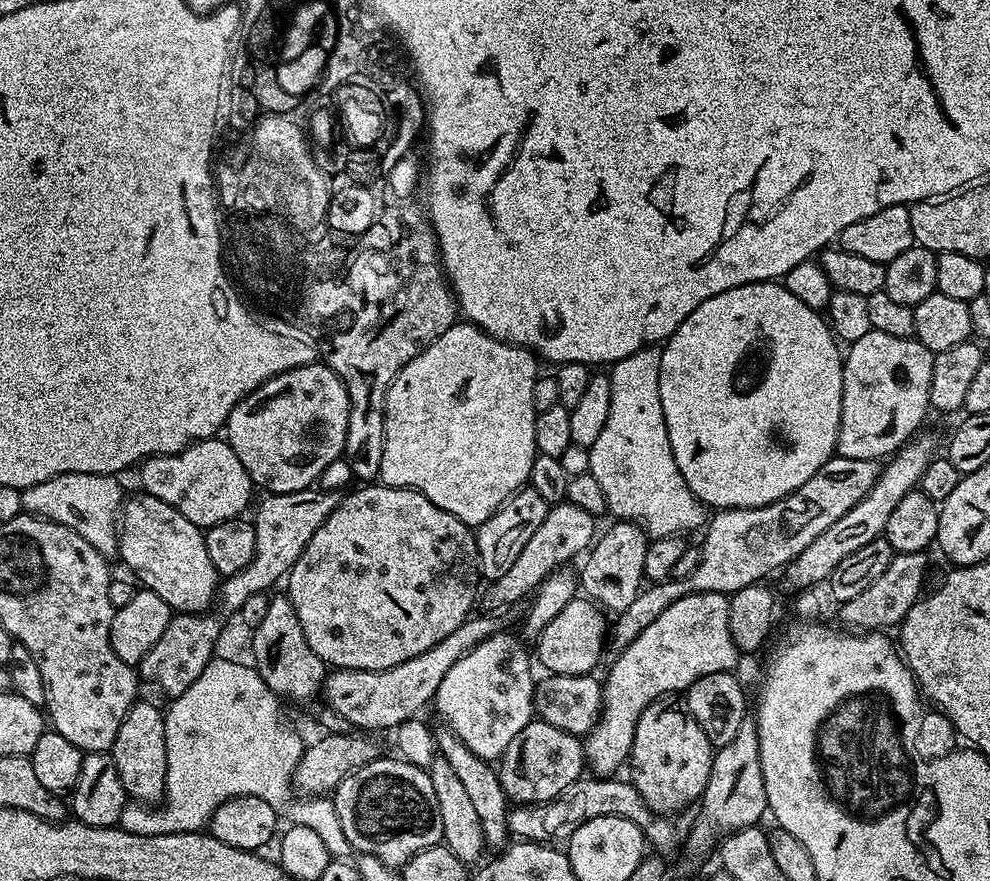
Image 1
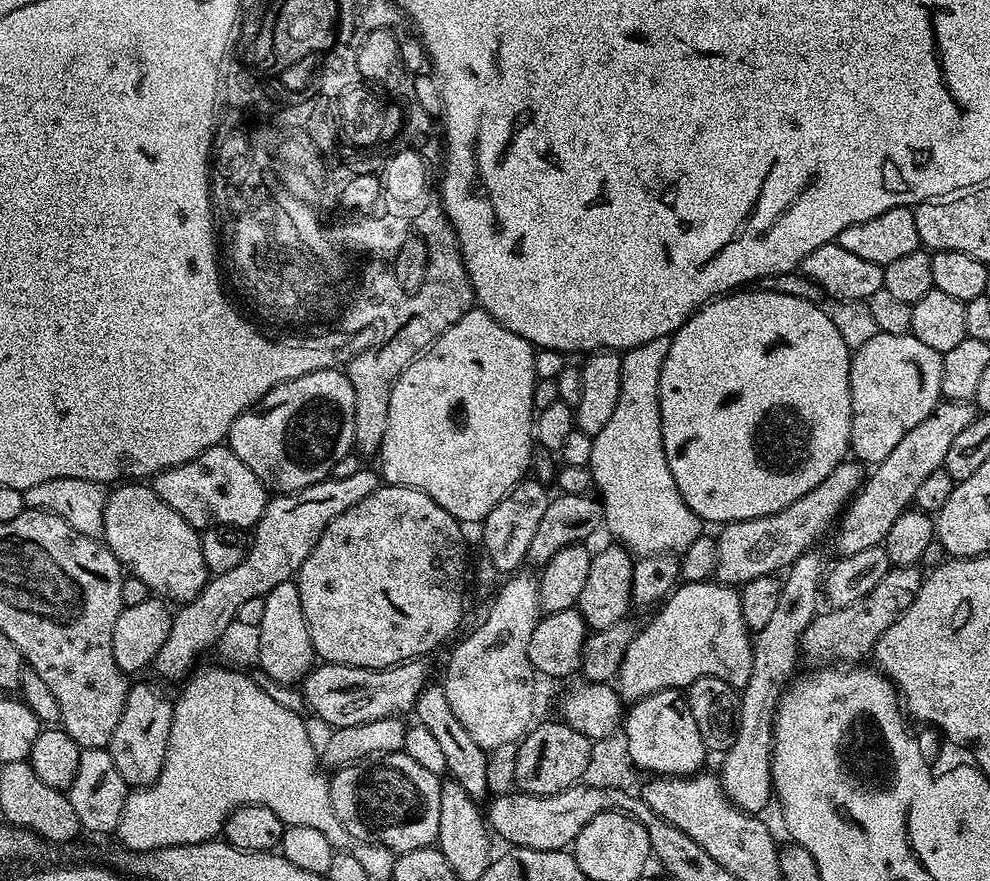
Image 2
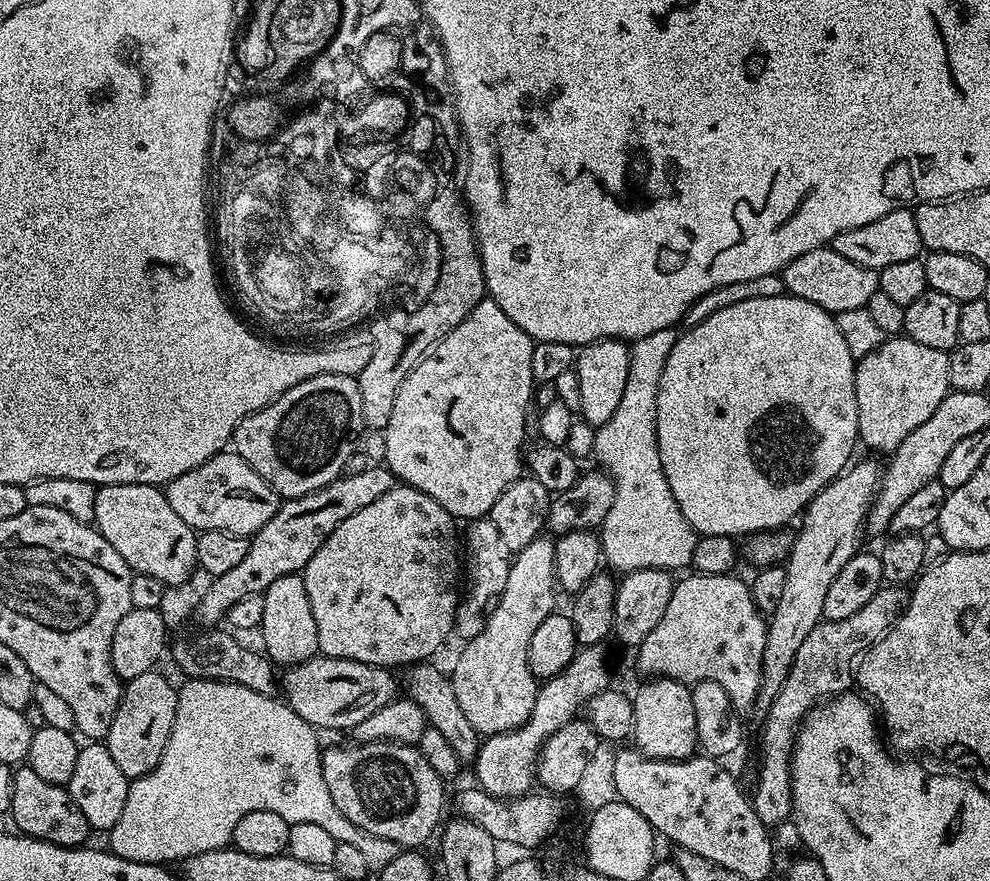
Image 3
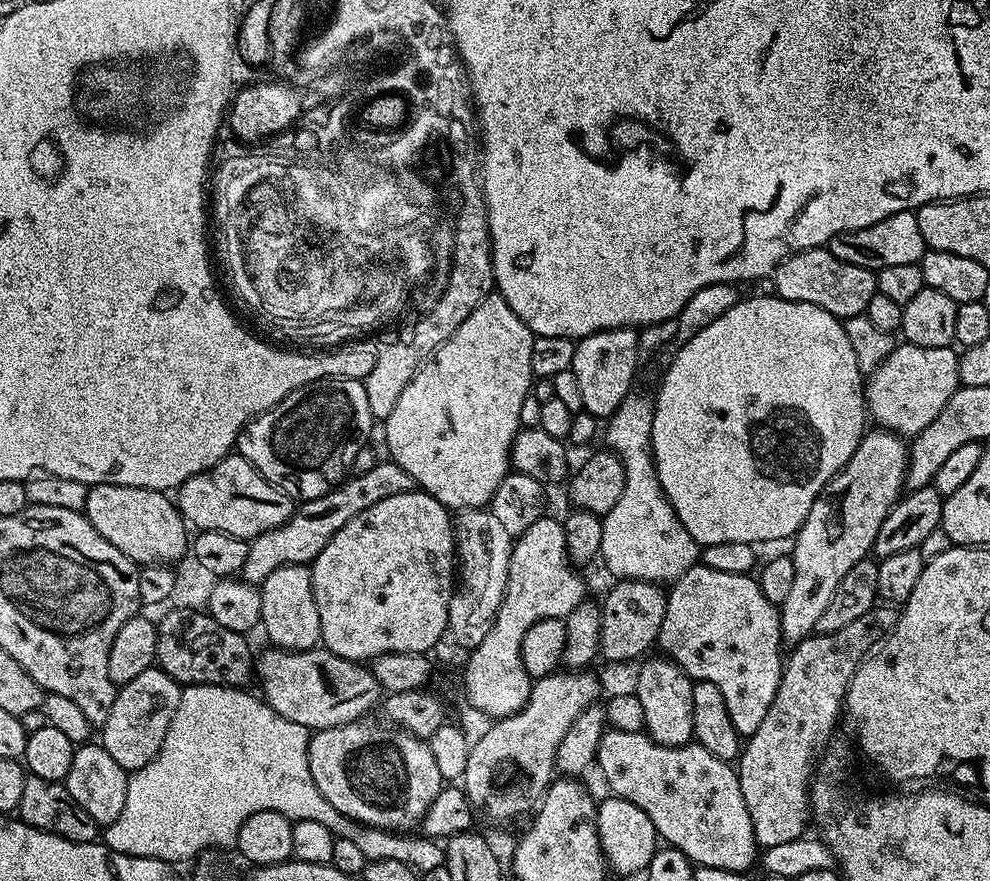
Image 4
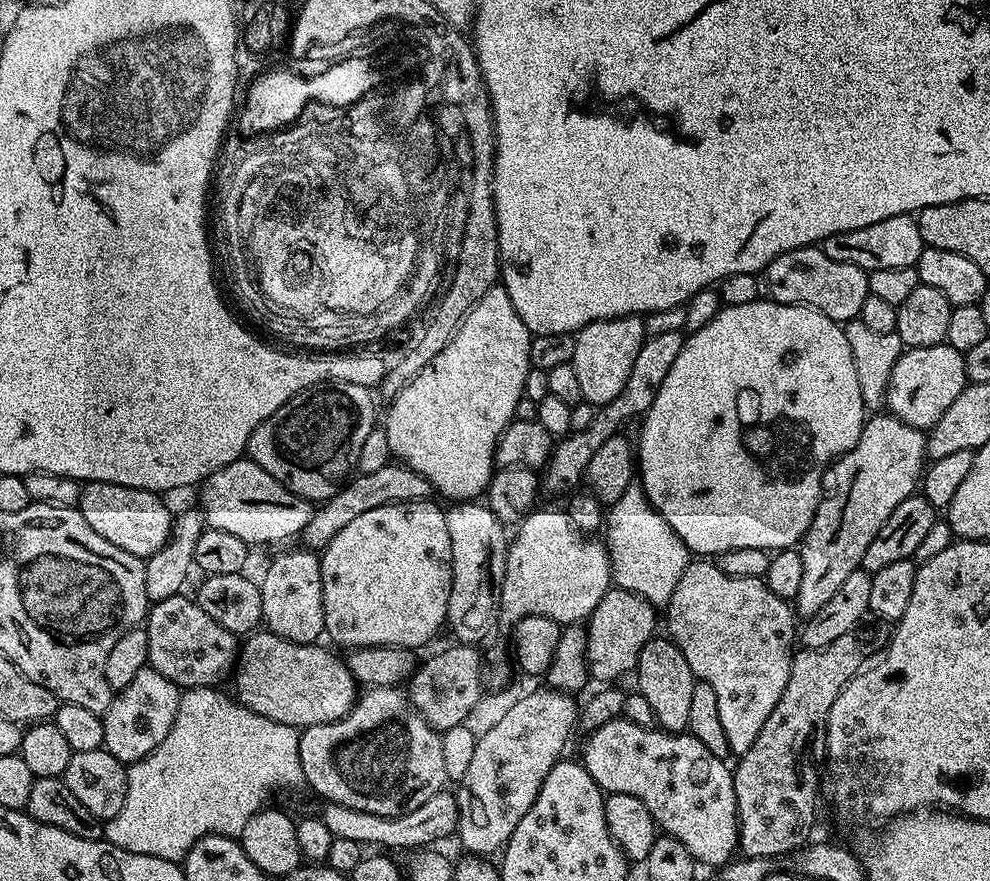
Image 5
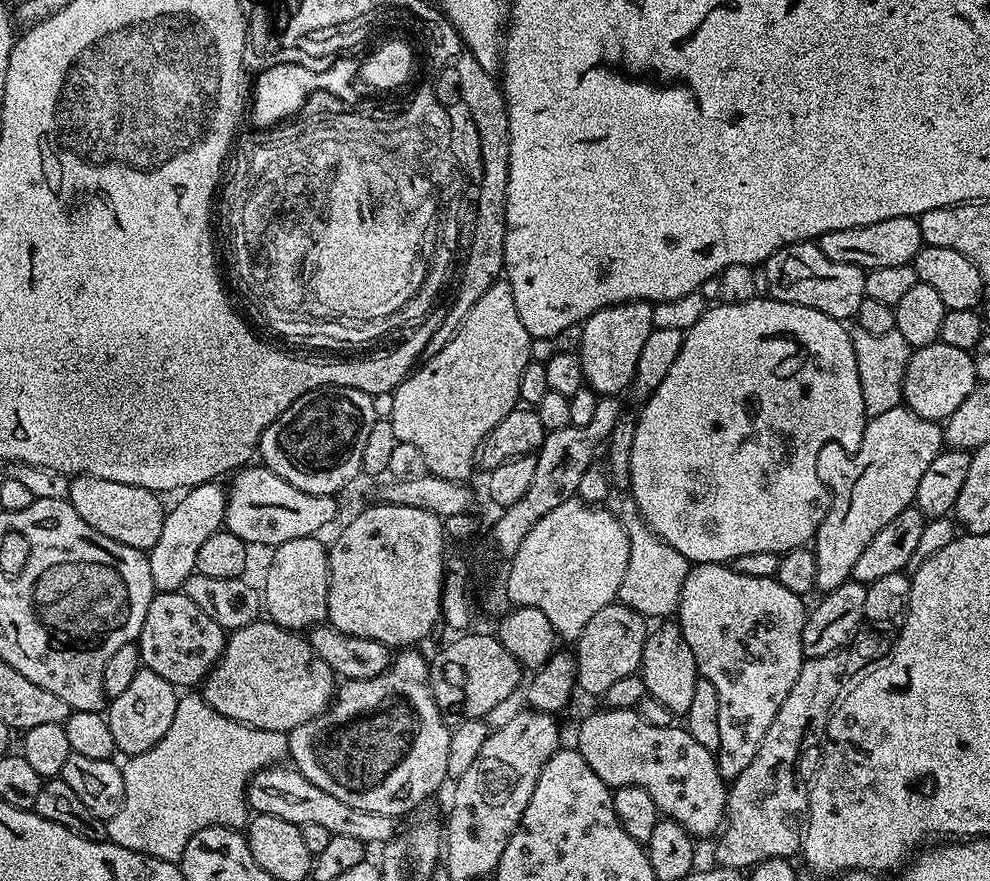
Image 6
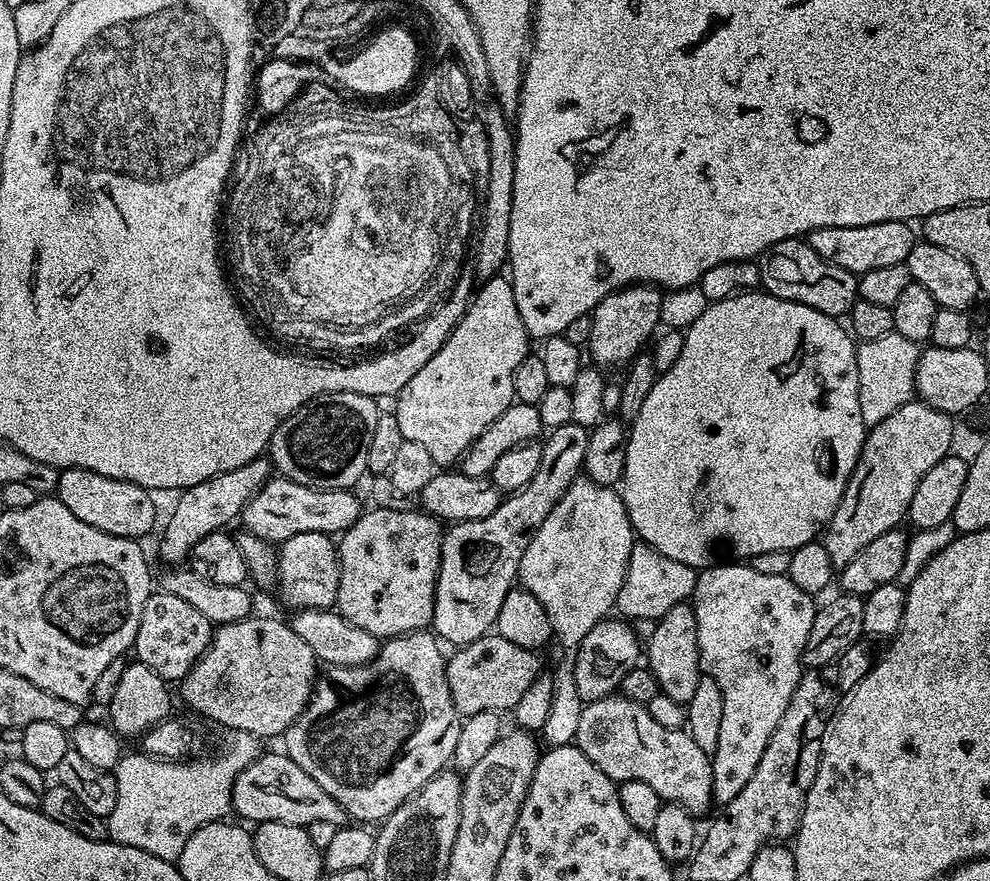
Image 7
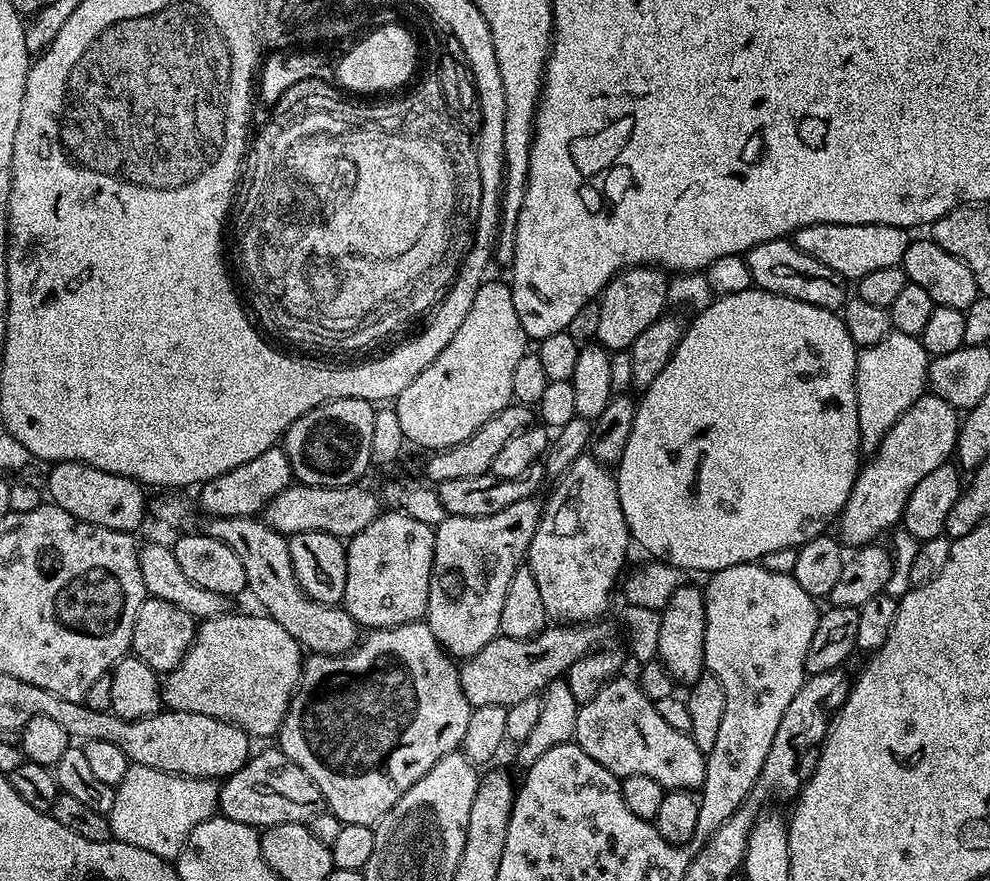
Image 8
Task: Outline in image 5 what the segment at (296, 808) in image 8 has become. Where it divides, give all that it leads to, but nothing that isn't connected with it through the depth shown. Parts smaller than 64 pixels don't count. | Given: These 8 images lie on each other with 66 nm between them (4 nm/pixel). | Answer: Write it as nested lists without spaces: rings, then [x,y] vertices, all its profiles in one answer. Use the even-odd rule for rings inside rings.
[[[442,790],[434,794],[434,798],[426,798],[418,810],[410,810],[401,816],[379,816],[378,814],[366,814],[366,810],[354,810],[350,806],[333,804],[323,805],[322,818],[326,822],[330,834],[334,838],[350,838],[350,842],[358,842],[362,846],[368,844],[381,844],[381,849],[408,848],[407,850],[423,850],[435,845],[435,840],[444,840],[455,833],[460,817],[460,811],[456,805],[455,795],[448,790]]]

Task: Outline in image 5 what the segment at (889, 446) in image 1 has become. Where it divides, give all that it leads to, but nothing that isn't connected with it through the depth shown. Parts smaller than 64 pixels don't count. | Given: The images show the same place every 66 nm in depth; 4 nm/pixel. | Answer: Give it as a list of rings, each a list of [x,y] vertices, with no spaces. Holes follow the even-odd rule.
[[[942,343],[925,348],[909,348],[901,352],[898,362],[894,362],[892,377],[888,383],[886,408],[902,422],[921,430],[933,428],[946,414],[946,410],[958,394],[967,388],[970,381],[966,374],[964,353],[954,350],[954,346]]]

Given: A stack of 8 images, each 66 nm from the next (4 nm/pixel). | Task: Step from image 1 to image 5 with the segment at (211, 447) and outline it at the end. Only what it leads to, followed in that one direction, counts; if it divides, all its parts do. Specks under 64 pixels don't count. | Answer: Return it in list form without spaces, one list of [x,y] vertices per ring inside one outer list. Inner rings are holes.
[[[241,458],[222,466],[199,485],[198,491],[200,491],[198,508],[203,513],[205,525],[214,530],[226,530],[226,534],[235,534],[249,546],[276,544],[279,540],[290,539],[291,536],[299,537],[310,522],[314,511],[309,501],[294,494],[286,486],[282,486],[282,482],[270,478],[270,474],[266,474],[266,470],[262,470],[262,466],[258,466],[251,458]]]

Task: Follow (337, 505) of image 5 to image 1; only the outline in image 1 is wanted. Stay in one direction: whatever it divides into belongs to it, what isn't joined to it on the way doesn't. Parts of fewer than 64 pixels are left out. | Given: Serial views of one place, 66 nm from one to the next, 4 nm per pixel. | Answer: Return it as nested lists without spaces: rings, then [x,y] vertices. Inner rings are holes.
[[[321,488],[304,489],[296,492],[269,493],[259,504],[254,515],[254,558],[233,576],[223,577],[218,588],[219,603],[224,603],[232,610],[239,610],[246,598],[254,598],[259,592],[267,593],[276,583],[287,577],[289,570],[298,562],[306,542],[314,538],[318,526],[326,522],[338,503],[335,492]],[[182,612],[173,615],[170,626],[166,626],[166,634],[154,642],[154,650],[142,658],[138,665],[138,676],[141,681],[161,688],[168,698],[180,696],[190,686],[194,686],[198,674],[206,670],[206,666],[214,658],[215,643],[222,627],[221,621],[216,621],[212,614],[197,614]]]

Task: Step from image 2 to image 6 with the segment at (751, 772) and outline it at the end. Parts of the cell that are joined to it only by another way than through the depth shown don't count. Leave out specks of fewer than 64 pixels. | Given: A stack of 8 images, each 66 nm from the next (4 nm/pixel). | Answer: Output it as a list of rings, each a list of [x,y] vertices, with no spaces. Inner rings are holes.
[[[901,406],[886,410],[886,414],[871,417],[865,423],[862,442],[856,452],[850,454],[842,446],[838,446],[838,442],[830,442],[822,446],[822,450],[818,450],[816,455],[818,478],[824,481],[831,493],[826,518],[822,518],[814,537],[814,551],[818,566],[816,588],[821,593],[834,590],[847,582],[854,570],[854,562],[858,562],[862,550],[870,546],[874,534],[878,534],[878,530],[883,530],[895,516],[902,514],[902,510],[915,505],[918,482],[922,482],[922,474],[926,474],[930,462],[934,462],[934,458],[945,444],[944,429],[937,421],[918,418],[918,414]]]

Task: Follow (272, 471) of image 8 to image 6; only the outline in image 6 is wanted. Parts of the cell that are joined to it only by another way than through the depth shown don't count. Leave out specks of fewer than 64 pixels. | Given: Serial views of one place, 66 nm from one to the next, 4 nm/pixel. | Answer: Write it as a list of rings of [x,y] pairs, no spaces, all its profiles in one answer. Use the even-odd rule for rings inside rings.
[[[213,482],[189,488],[173,508],[167,509],[158,542],[147,553],[152,585],[158,592],[177,592],[183,589],[185,581],[195,573],[199,547],[210,538],[210,534],[223,527],[228,494],[225,485],[222,485]]]

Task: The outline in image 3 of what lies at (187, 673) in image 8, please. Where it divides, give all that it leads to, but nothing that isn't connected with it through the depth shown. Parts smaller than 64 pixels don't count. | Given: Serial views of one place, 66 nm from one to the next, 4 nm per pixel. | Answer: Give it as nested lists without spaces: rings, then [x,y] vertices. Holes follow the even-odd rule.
[[[317,654],[306,662],[293,664],[282,676],[283,699],[306,722],[317,730],[357,728],[374,710],[382,710],[398,696],[398,680],[386,668]],[[397,688],[397,692],[396,692]]]

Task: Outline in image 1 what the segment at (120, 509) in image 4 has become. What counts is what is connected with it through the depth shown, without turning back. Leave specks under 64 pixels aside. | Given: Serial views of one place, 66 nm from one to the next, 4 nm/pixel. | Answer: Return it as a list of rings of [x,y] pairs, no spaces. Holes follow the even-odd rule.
[[[139,494],[140,496],[129,495],[125,499],[122,509],[122,515],[118,520],[118,556],[119,559],[124,559],[124,564],[141,580],[143,587],[149,592],[158,594],[158,598],[162,598],[162,602],[166,602],[172,607],[173,613],[179,614],[182,612],[194,612],[204,614],[209,611],[208,608],[218,596],[218,577],[214,570],[214,562],[210,562],[210,554],[206,554],[206,542],[204,541],[204,532],[197,524],[190,522],[190,518],[182,518],[182,514],[178,510],[174,510],[174,506],[166,506],[166,502],[162,502],[162,498],[154,498],[147,494]]]

